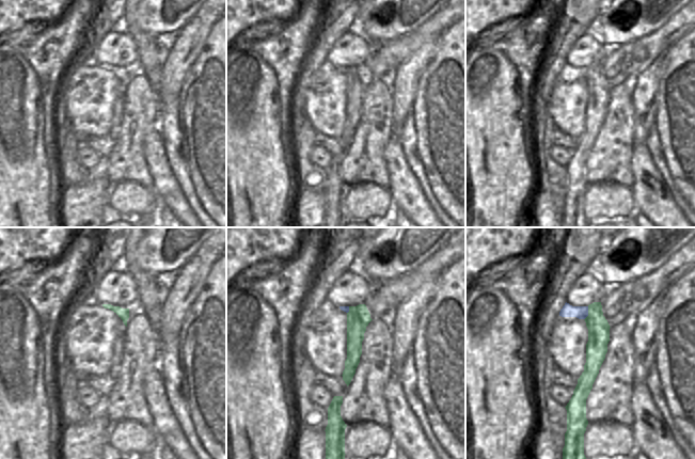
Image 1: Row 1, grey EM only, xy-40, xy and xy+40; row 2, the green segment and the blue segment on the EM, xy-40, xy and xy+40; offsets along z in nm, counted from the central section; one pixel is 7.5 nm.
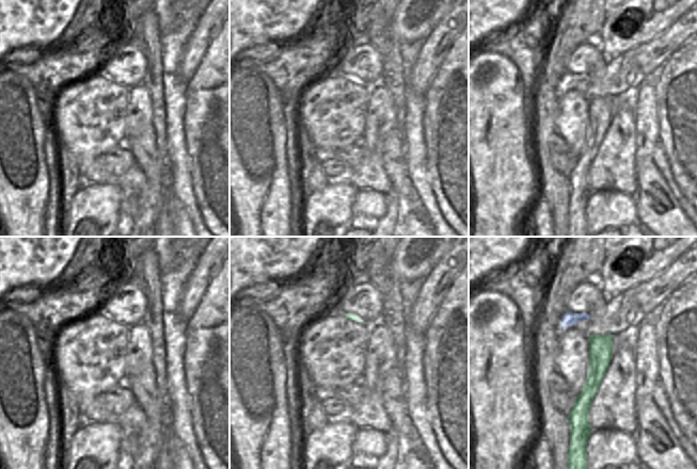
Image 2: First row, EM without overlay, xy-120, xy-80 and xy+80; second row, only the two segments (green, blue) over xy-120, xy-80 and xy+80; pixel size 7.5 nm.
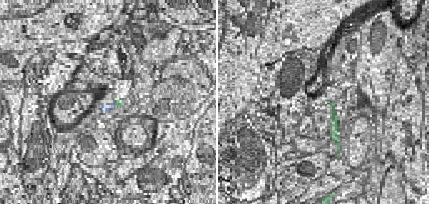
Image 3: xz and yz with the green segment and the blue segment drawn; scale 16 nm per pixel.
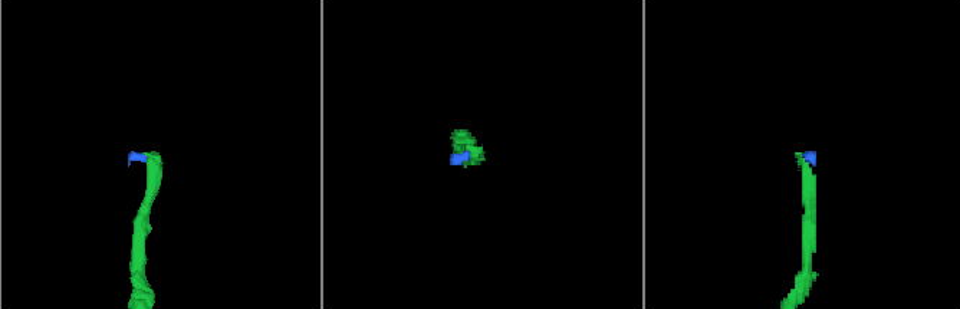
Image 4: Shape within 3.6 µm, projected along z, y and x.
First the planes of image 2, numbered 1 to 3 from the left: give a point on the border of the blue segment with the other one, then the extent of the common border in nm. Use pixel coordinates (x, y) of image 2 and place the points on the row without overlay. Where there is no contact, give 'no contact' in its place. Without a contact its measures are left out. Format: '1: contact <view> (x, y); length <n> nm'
1: no contact
2: no contact
3: no contact

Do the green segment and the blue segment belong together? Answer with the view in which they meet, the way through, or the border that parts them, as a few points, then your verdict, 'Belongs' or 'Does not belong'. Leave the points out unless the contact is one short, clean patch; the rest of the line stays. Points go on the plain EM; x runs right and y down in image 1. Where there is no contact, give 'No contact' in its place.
Touches green in xy+40. Boundary: xy+40 (588, 67), (588, 76), (584, 80). Does not belong

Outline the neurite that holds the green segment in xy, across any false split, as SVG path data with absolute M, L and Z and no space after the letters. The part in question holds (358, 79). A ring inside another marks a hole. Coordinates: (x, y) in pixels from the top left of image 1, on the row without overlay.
M365 65L349 67L347 74L347 120L342 136L347 147L350 145L360 124L364 94L372 81Z

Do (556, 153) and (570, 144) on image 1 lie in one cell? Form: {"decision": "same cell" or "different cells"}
{"decision": "different cells"}

